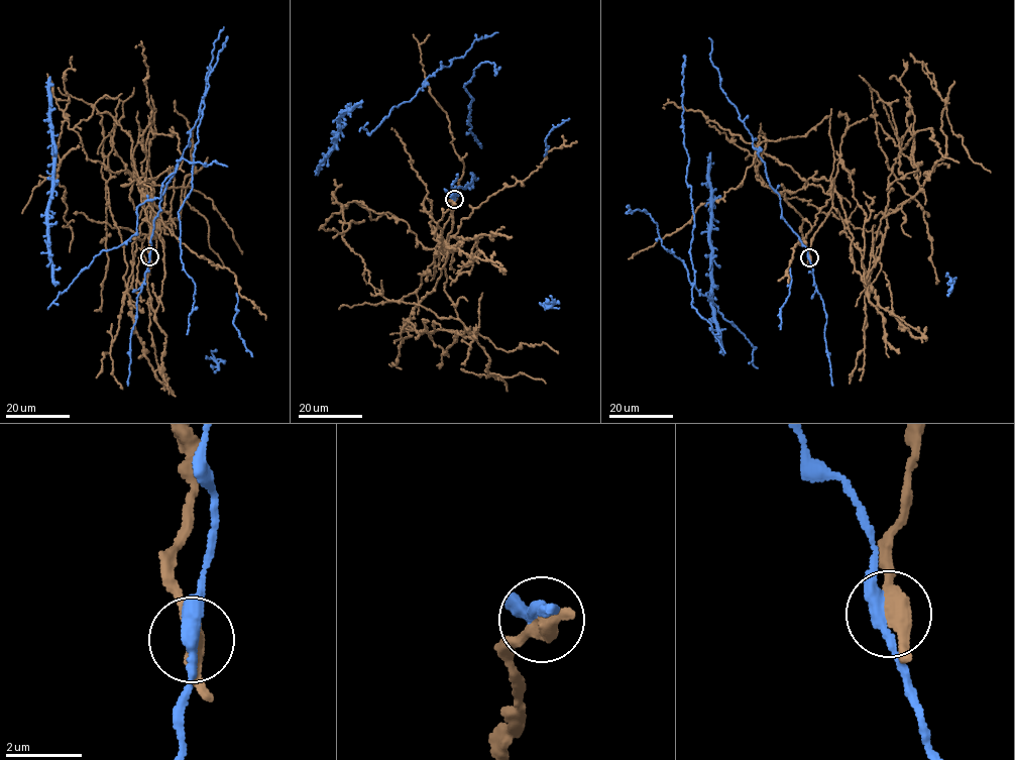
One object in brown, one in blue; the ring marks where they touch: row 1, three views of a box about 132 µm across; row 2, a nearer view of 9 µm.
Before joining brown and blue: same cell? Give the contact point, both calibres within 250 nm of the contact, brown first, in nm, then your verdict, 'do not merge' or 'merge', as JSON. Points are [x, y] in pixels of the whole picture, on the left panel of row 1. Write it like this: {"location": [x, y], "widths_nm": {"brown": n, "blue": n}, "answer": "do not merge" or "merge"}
{"location": [149, 256], "widths_nm": {"brown": 400, "blue": 360}, "answer": "do not merge"}

